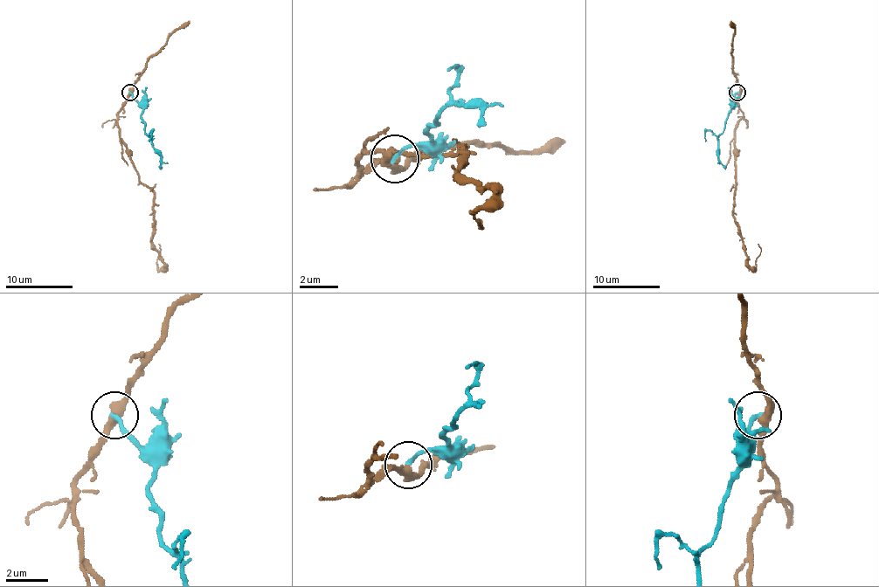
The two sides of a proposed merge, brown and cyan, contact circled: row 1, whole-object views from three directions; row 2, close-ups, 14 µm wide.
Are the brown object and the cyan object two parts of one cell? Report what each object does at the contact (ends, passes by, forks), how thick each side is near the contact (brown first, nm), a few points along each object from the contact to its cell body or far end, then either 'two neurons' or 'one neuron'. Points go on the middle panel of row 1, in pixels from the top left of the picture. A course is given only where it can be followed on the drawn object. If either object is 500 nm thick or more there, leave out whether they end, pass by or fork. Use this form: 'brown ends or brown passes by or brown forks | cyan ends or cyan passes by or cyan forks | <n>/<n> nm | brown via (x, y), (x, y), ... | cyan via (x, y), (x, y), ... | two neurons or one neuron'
brown passes by | cyan ends | 380/220 nm | brown via (396, 160), (363, 174), (363, 155), (463, 150), (458, 174), (492, 197), (473, 212), (482, 226), (477, 217) | cyan via (396, 160), (430, 141), (434, 121), (448, 107), (482, 107), (477, 126) | two neurons

